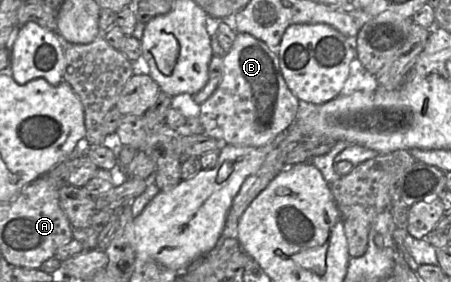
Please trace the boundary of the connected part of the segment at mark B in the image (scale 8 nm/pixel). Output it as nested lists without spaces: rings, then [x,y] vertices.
[[[236,33],[236,38],[229,52],[223,55],[223,76],[214,93],[200,105],[199,120],[203,127],[203,134],[212,137],[222,144],[244,147],[262,147],[273,142],[280,134],[285,134],[289,127],[296,120],[297,111],[300,107],[300,100],[291,92],[281,72],[279,58],[276,49],[270,48],[265,42],[258,40],[247,33]]]

